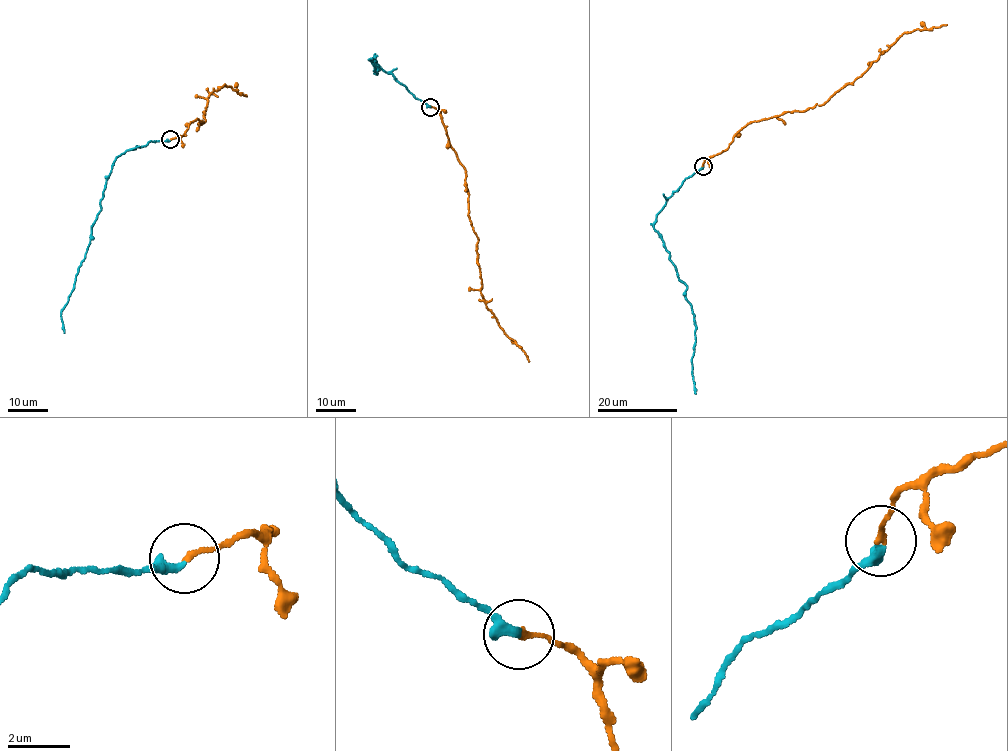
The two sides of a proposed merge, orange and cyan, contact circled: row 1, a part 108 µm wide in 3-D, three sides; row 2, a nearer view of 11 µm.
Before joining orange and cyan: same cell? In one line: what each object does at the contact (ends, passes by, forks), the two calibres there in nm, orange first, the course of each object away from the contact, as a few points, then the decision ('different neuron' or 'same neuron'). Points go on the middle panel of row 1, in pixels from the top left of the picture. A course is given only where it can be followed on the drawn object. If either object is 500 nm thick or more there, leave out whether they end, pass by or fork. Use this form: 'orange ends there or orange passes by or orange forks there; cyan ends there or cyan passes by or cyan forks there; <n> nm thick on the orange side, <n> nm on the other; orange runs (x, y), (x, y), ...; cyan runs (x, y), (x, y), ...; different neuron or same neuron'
orange ends there; cyan ends there; 170 nm thick on the orange side, 340 nm on the other; orange runs (429, 107), (440, 113), (448, 140), (464, 168), (468, 214), (478, 239), (480, 293), (499, 325), (529, 361); cyan runs (430, 107), (380, 69), (375, 56), (377, 72), (374, 73), (372, 60), (368, 59), (377, 55); same neuron

